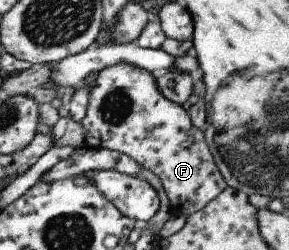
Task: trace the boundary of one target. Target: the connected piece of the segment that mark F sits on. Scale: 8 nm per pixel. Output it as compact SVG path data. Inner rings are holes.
M117 63L103 67L90 84L85 117L73 121L61 116L51 128L53 146L107 148L131 157L161 181L176 215L188 216L203 209L223 191L225 180L210 156L203 132L190 122L183 106L159 93L151 73L131 63Z

